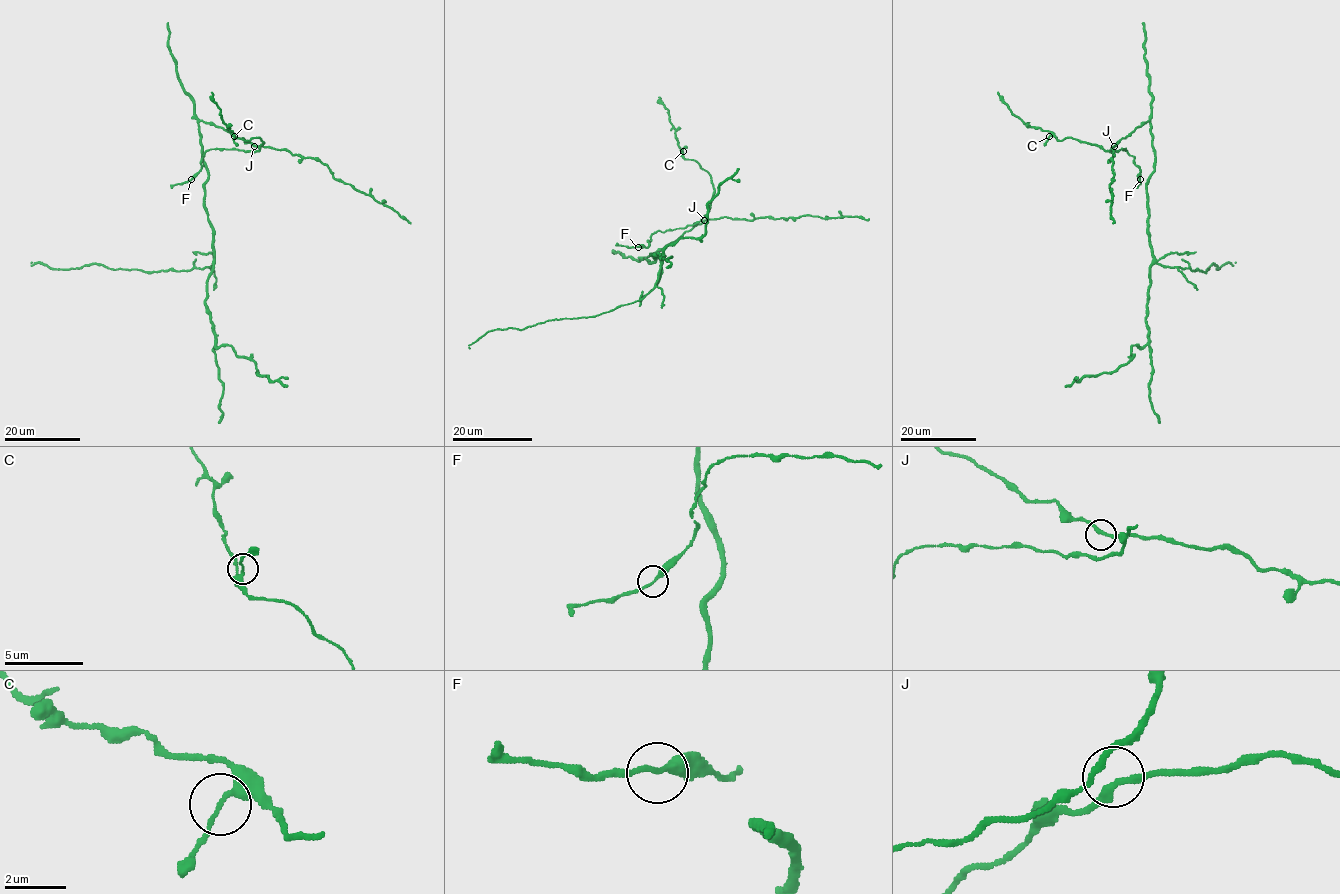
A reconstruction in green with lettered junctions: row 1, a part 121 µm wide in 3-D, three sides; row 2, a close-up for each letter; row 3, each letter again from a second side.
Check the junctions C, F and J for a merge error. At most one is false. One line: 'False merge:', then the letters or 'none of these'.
False merge: F

